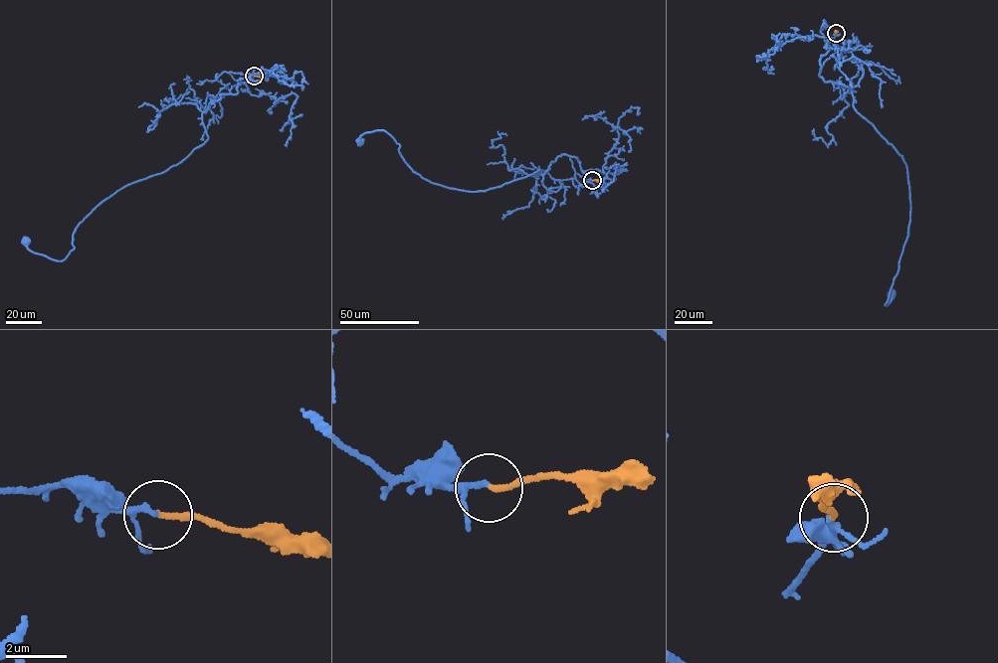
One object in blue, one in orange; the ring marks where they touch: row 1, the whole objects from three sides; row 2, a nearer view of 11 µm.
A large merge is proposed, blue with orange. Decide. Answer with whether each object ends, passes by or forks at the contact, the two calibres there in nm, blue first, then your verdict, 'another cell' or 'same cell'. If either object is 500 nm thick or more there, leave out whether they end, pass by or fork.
blue passes by | orange ends | 140/180 nm | same cell

